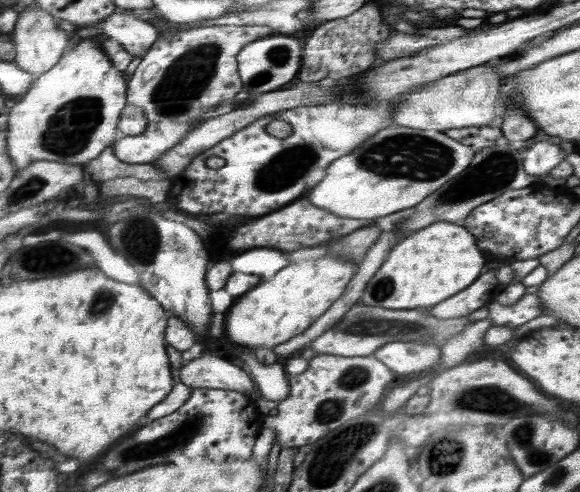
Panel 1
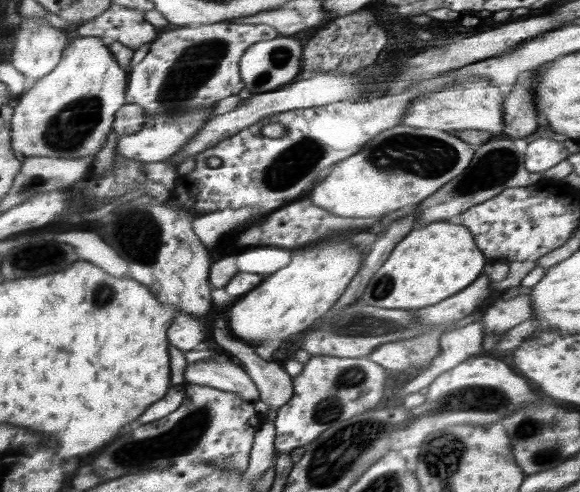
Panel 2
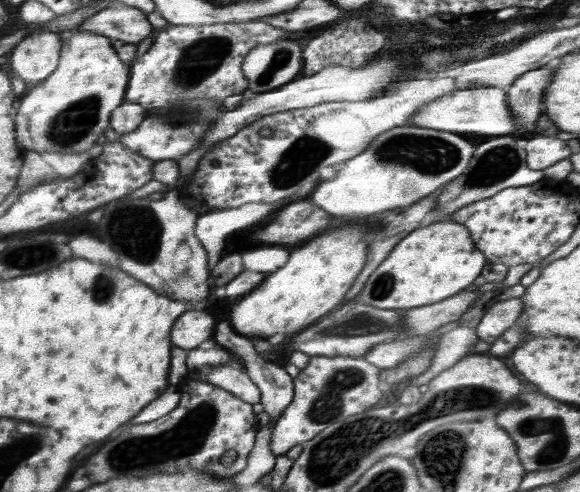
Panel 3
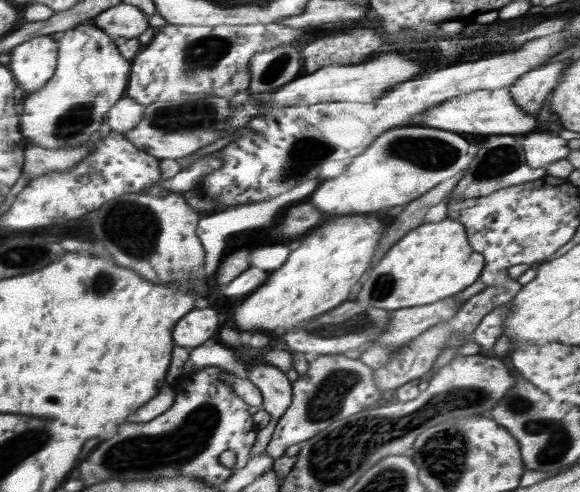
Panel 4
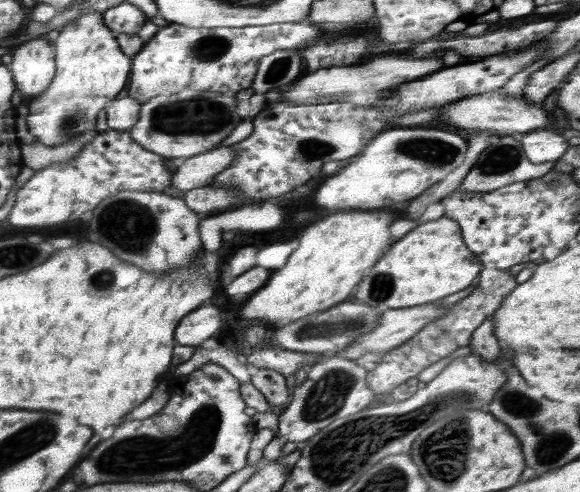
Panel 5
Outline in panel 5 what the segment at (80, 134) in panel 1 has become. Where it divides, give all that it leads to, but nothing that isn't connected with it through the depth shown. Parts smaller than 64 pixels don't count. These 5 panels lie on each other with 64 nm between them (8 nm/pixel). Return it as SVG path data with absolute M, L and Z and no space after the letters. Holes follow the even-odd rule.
M102 11L82 13L80 17L59 30L59 33L54 42L56 77L42 94L24 100L29 109L25 119L30 134L34 135L35 140L49 147L66 143L96 126L98 112L114 102L118 93L126 86L126 80L132 72L132 58L120 49L113 31L105 25L105 14Z

